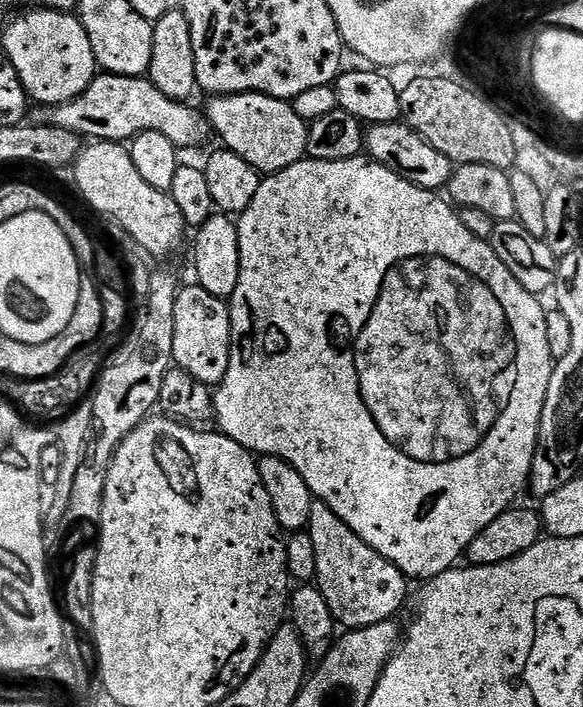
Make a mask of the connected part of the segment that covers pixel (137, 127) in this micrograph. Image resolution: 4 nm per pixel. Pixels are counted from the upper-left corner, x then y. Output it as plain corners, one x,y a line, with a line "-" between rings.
97,74
90,82
90,86
86,86
86,90
78,98
68,101
66,104
54,104
47,108
44,106
37,107
35,123
40,126
51,125
54,128
62,130
70,130
75,132
81,138
91,138
93,141
111,140
113,142
131,142
143,132
157,132
158,134
166,134
166,138
170,138
170,142
174,142
174,146
178,150
184,148
200,148
208,139
213,139
214,133
212,125
208,123
208,117
203,111
200,112
188,102
171,100
166,98
166,94
162,94
162,90
158,90
158,86
154,86
151,80
144,76
114,76
111,74

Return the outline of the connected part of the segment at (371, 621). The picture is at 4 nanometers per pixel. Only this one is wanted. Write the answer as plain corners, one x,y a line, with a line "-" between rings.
313,503
306,530
314,542
314,584
333,612
337,625
355,630
391,620
397,615
395,612
403,606
410,585
409,577
404,576
398,566
366,546
366,542
362,542
362,538
358,538
358,534
354,534
354,530
325,504

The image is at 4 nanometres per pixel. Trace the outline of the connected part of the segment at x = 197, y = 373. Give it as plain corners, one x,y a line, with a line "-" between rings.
192,282
190,286
181,287
174,302
174,354
175,367
186,374
198,378
198,382
209,386
219,386
226,378
230,366
232,349
232,313
229,305
210,290
201,288

